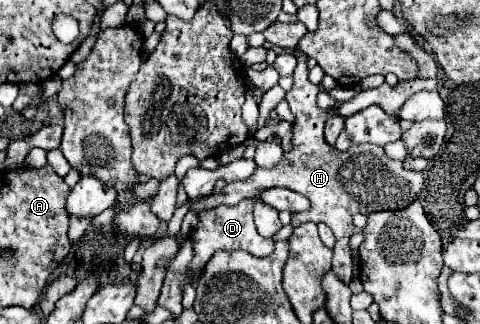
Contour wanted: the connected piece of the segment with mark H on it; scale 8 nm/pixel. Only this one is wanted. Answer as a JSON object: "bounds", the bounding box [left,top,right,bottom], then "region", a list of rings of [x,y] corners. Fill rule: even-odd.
{"bounds":[189,47,423,283],"region":[[[295,47],[297,57],[297,69],[295,69],[295,83],[291,91],[285,93],[285,99],[291,101],[289,109],[295,115],[293,125],[293,149],[283,155],[283,159],[271,167],[271,169],[255,169],[255,173],[245,181],[231,181],[223,187],[221,193],[211,193],[207,197],[189,201],[189,211],[205,211],[215,209],[219,205],[237,205],[241,199],[257,199],[259,191],[267,187],[285,187],[293,189],[301,195],[305,195],[311,203],[309,211],[293,213],[291,225],[297,227],[301,223],[313,221],[313,223],[325,223],[331,227],[335,235],[335,251],[333,251],[333,271],[343,279],[343,283],[349,283],[353,277],[352,252],[349,249],[349,237],[353,233],[351,217],[355,213],[369,215],[371,211],[397,211],[407,205],[411,205],[423,187],[423,173],[411,171],[403,167],[403,161],[389,159],[379,145],[363,145],[359,155],[341,153],[335,147],[331,147],[323,139],[323,125],[327,121],[327,113],[317,107],[317,93],[319,87],[309,83],[307,79],[307,55]],[[347,167],[347,169],[345,169]]]}

